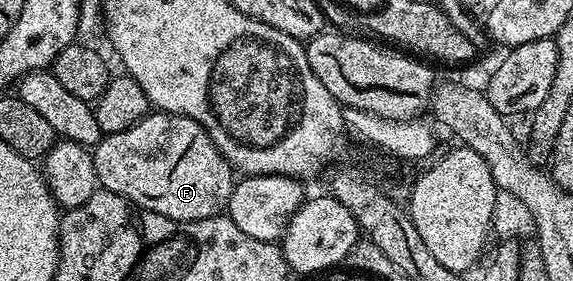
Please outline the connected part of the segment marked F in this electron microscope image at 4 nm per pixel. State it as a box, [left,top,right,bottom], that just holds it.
[92,112,236,222]

